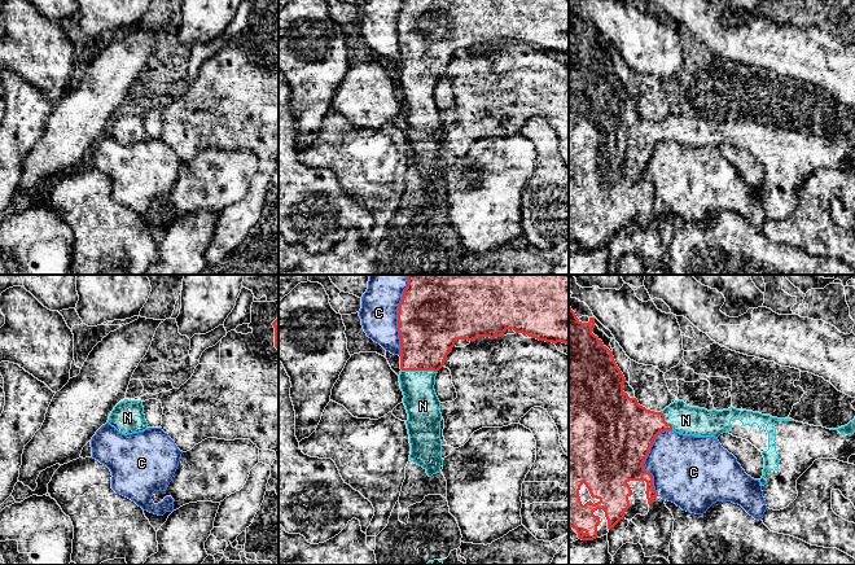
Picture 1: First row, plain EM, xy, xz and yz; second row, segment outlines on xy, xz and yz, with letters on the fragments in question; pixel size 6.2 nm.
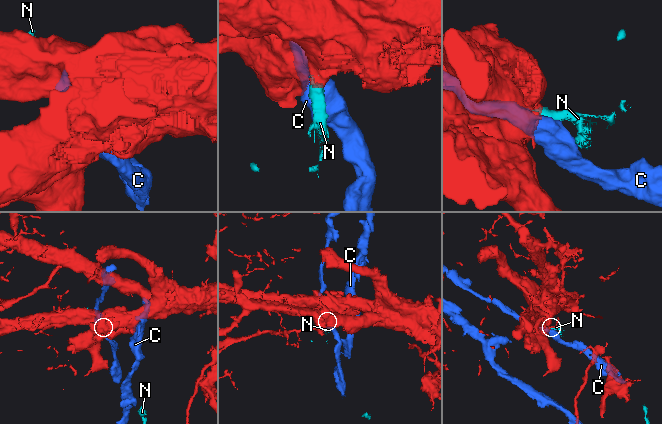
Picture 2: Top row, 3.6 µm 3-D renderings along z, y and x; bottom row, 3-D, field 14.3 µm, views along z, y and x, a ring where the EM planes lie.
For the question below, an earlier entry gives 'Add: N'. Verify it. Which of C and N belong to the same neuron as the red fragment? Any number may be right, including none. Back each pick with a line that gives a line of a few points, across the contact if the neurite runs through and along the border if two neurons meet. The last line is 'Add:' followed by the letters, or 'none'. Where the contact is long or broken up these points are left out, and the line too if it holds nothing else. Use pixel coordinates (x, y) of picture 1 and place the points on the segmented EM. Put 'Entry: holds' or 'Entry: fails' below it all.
N: line xz (428, 331), (420, 369), (420, 401), (422, 406)
Add: N
Entry: holds

